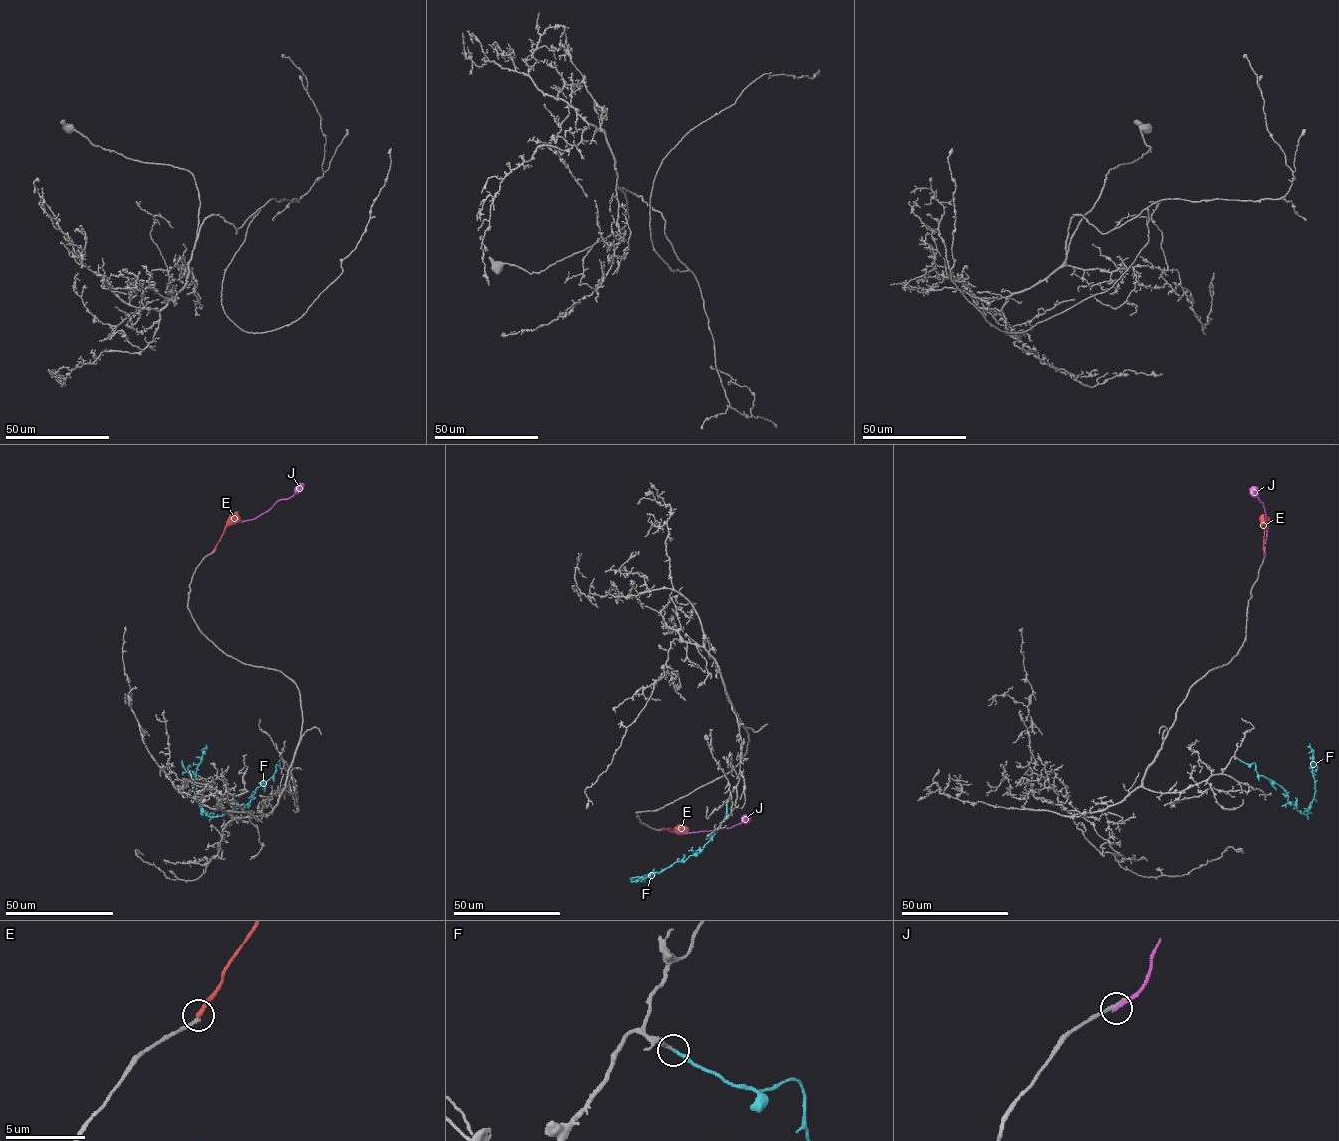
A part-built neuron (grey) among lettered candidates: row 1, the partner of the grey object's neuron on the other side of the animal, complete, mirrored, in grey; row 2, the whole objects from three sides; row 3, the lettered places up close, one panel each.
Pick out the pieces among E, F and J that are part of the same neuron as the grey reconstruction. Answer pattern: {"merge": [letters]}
{"merge": ["F"]}

